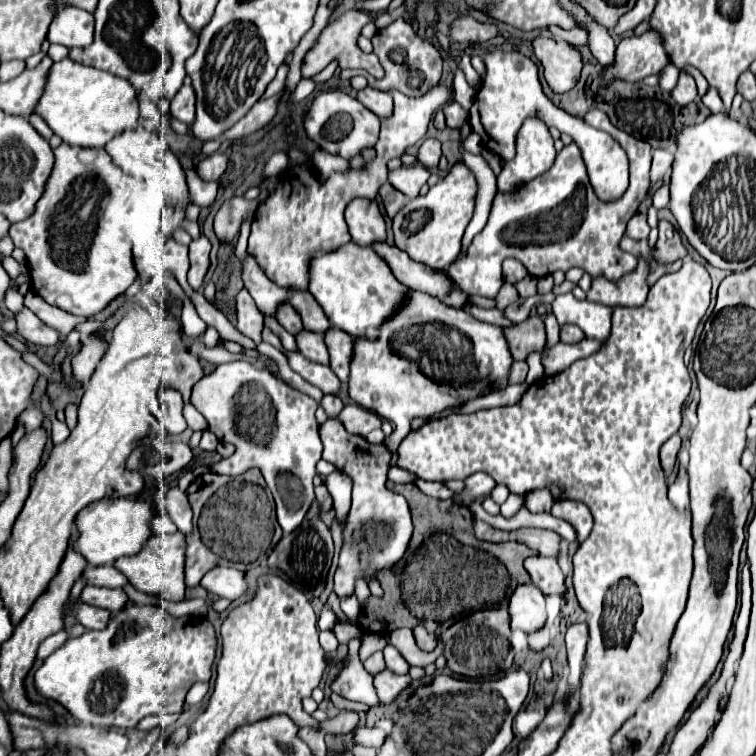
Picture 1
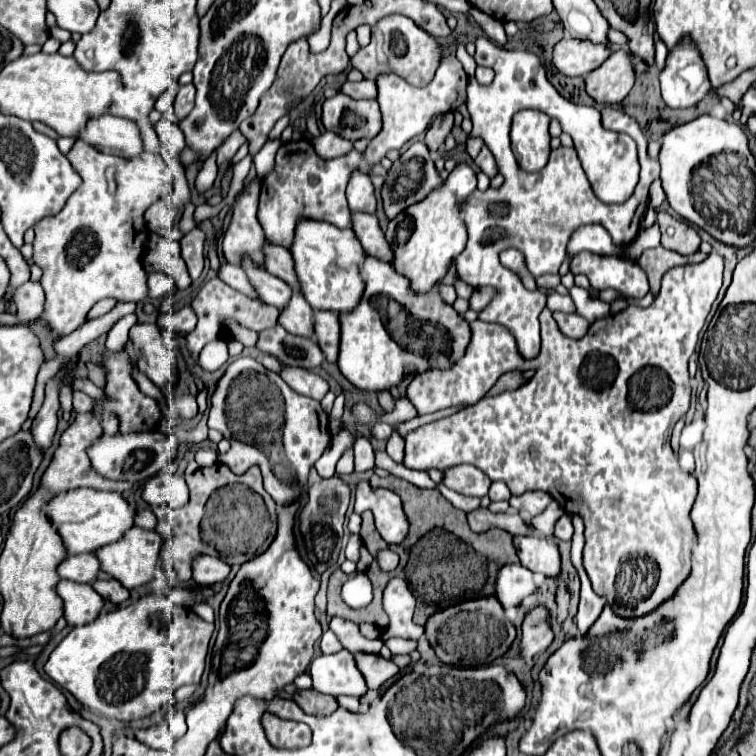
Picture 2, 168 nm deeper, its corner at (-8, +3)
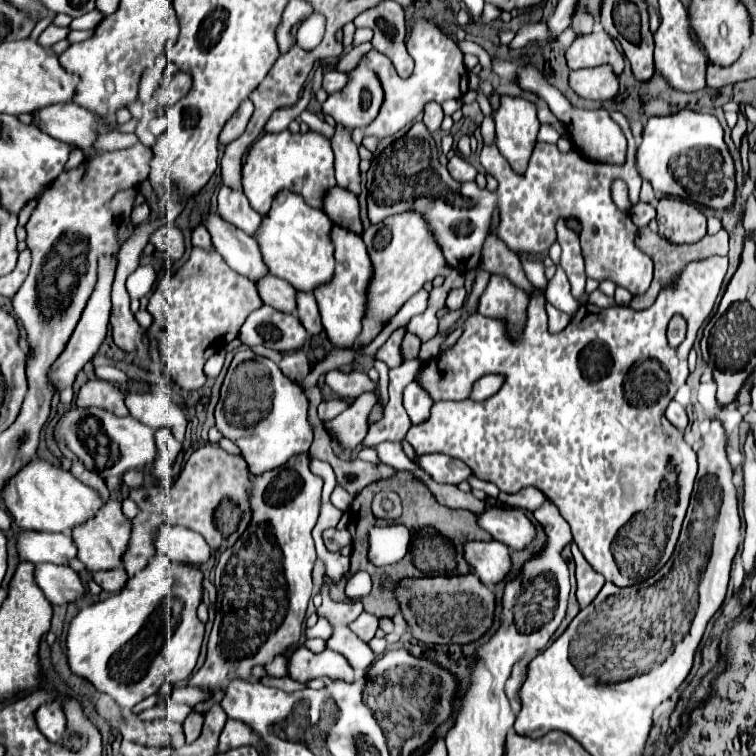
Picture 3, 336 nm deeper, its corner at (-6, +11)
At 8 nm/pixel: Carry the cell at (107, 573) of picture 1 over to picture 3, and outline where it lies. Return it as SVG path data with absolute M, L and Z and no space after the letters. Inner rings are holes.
M24 531L18 537L18 555L20 559L30 561L34 565L38 563L68 565L68 561L76 557L76 545L72 537L64 533Z

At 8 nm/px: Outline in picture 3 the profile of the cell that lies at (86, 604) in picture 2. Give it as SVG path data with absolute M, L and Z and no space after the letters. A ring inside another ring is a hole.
M36 565L36 583L50 599L52 605L68 605L82 599L86 587L80 581L78 573L62 565Z

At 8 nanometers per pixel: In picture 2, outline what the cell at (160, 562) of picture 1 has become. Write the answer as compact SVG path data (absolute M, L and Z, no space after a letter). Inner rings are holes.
M130 527L118 541L96 549L94 555L100 561L102 571L122 581L126 589L132 589L152 581L160 573L160 551L162 551L162 537L156 531Z

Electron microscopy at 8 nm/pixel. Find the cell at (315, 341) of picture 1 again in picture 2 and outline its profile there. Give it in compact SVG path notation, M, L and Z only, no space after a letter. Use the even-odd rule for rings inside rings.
M294 291L288 305L284 309L280 309L278 321L286 331L290 331L294 335L302 335L302 337L314 335L312 309L310 309L310 305L306 305L304 297L298 295L298 291Z

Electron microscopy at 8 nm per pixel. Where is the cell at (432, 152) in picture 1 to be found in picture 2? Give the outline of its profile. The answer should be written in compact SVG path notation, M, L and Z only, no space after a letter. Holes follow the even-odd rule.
M444 113L442 117L434 119L434 123L430 125L430 129L426 131L426 145L428 145L430 151L438 151L438 147L448 137L452 125L454 125L454 115L452 113Z

